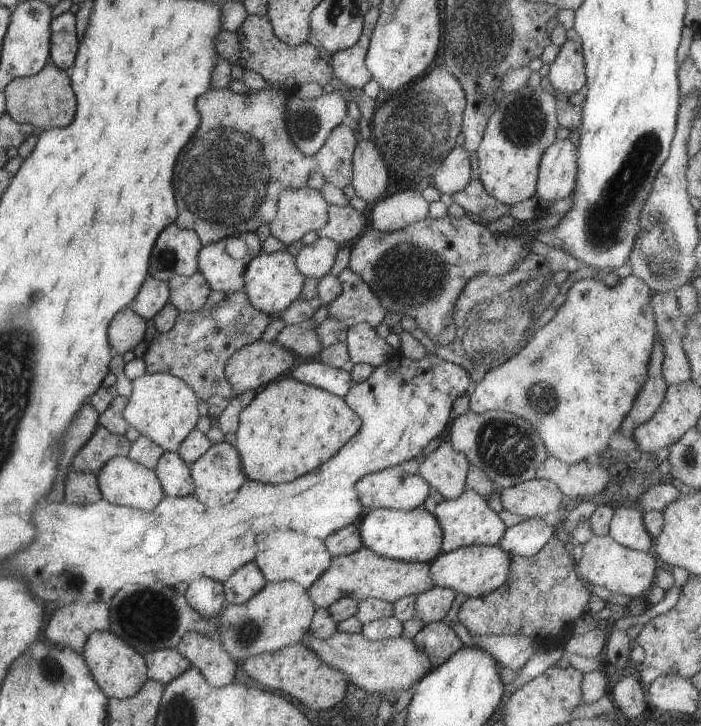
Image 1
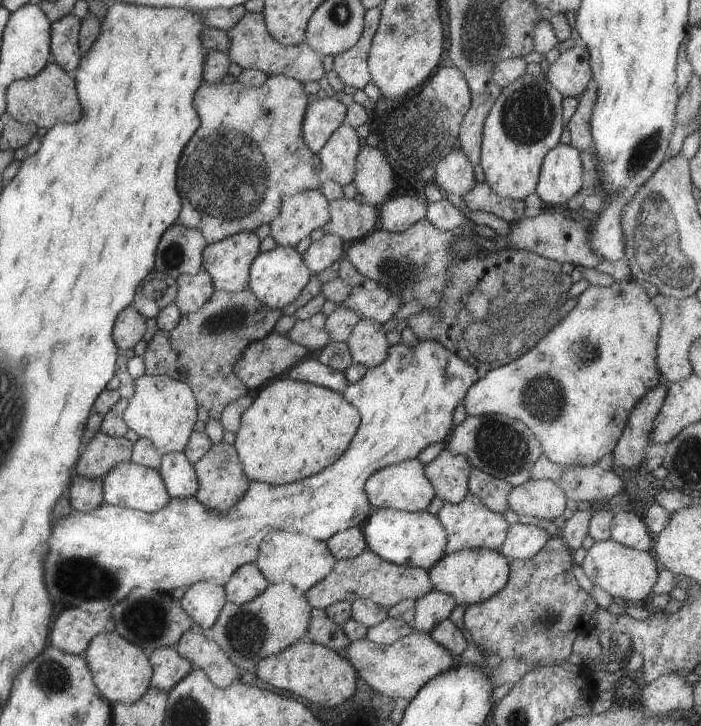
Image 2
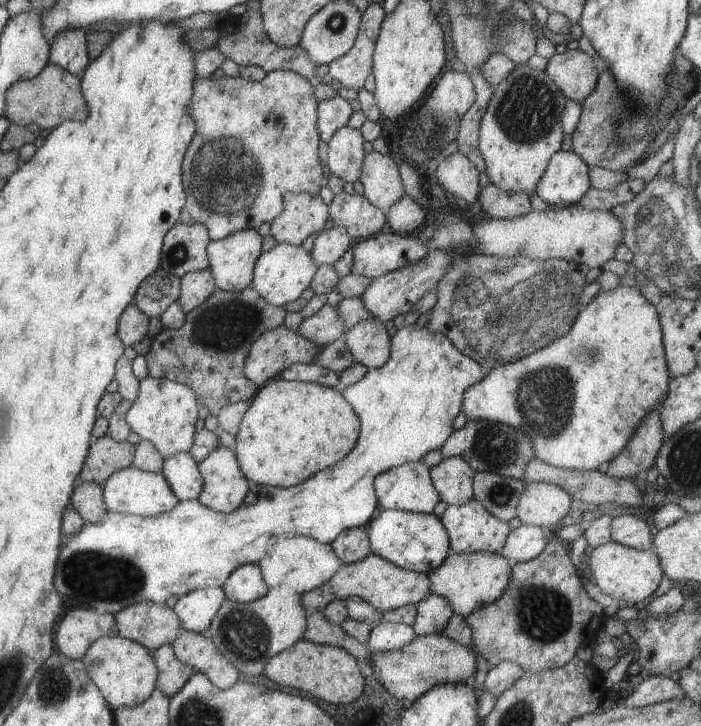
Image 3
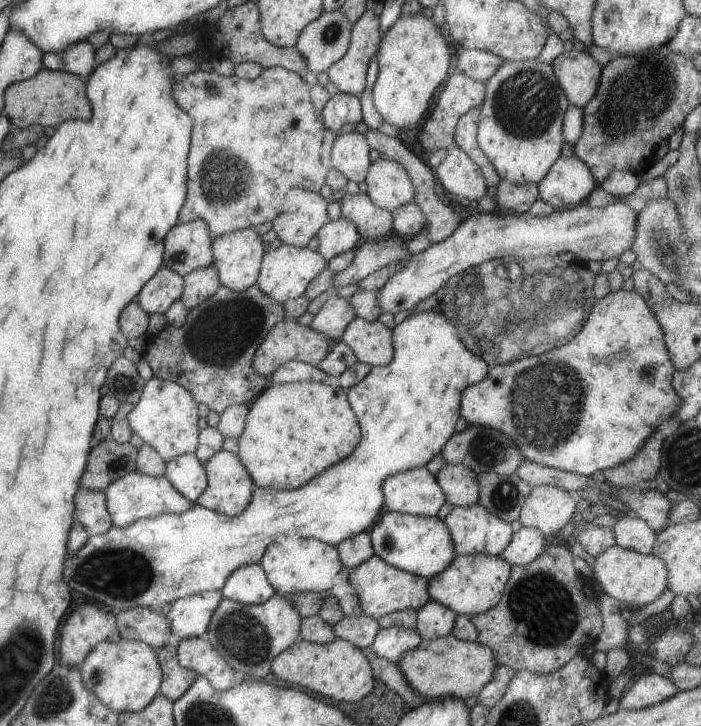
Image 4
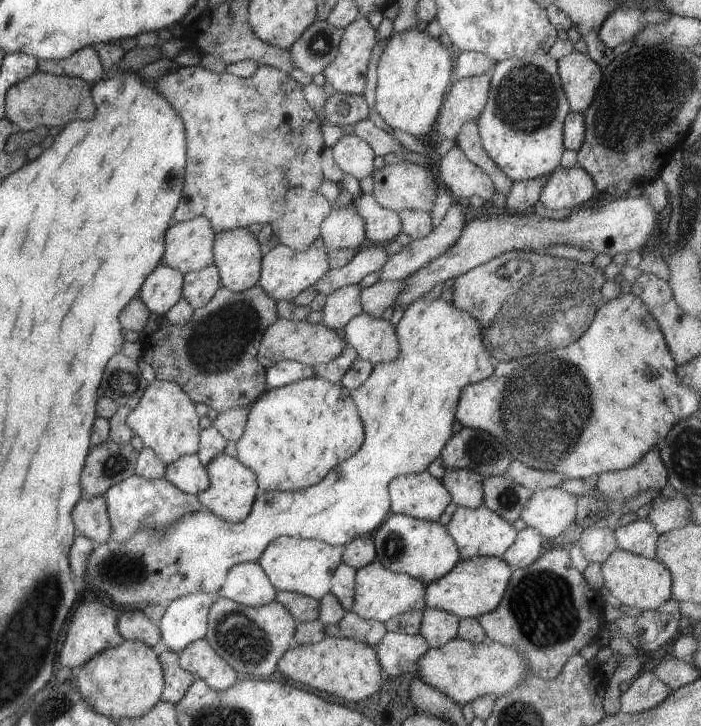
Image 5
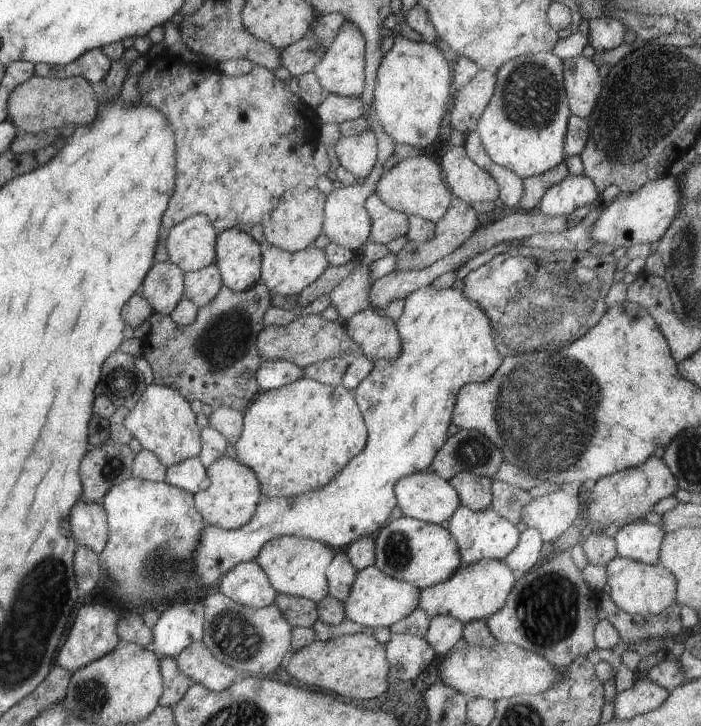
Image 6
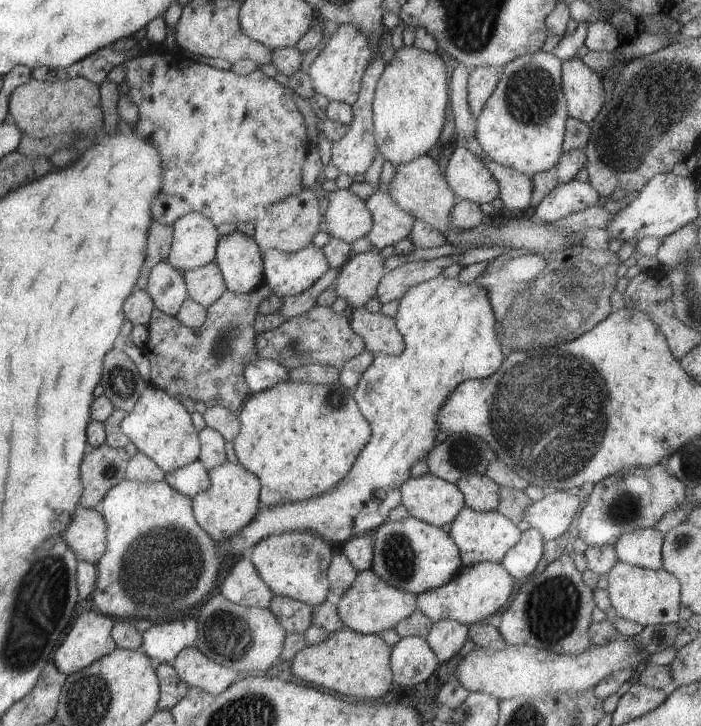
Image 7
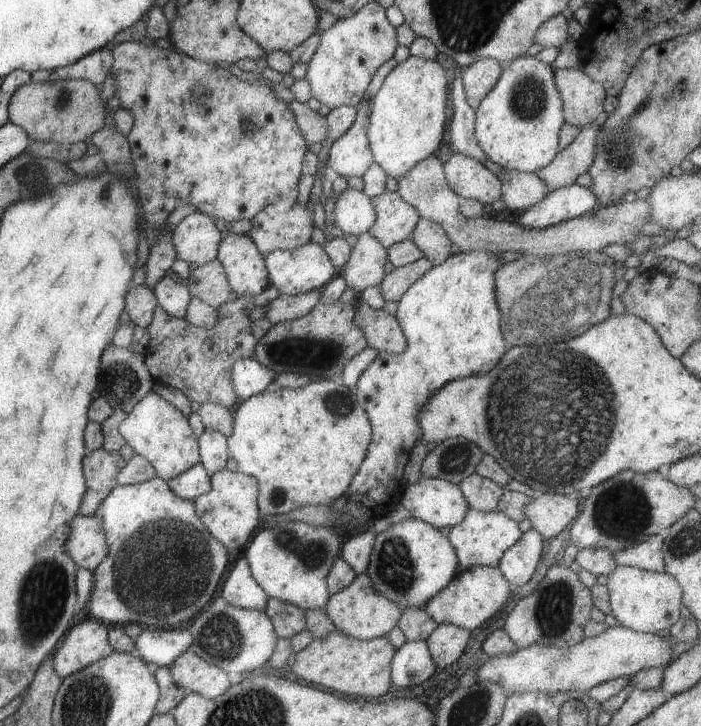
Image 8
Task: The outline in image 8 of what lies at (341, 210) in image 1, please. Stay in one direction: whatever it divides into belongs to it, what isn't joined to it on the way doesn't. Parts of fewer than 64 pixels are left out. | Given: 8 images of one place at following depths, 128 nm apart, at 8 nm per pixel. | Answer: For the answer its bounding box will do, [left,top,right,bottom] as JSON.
[368,190,420,248]

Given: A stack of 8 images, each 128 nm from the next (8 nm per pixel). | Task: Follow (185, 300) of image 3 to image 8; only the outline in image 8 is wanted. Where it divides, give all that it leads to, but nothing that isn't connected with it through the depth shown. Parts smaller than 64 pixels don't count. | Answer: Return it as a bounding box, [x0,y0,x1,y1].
[187,258,233,309]

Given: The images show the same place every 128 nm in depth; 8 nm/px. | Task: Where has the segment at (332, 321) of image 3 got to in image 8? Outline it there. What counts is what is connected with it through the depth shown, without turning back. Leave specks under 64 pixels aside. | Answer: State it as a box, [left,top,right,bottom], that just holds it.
[338,232,387,292]

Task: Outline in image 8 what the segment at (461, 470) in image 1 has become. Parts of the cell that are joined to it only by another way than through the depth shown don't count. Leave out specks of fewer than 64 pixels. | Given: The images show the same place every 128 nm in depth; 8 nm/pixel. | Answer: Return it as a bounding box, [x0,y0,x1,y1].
[457,472,503,513]

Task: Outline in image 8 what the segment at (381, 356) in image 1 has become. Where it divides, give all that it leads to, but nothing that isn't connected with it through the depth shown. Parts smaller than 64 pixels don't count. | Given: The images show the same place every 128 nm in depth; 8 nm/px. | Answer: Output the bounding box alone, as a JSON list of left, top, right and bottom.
[353,304,406,353]

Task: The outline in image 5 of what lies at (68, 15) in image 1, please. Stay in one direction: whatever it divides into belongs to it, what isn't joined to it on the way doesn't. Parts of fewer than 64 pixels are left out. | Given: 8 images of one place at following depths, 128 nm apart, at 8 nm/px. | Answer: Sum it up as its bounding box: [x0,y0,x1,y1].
[36,46,104,85]

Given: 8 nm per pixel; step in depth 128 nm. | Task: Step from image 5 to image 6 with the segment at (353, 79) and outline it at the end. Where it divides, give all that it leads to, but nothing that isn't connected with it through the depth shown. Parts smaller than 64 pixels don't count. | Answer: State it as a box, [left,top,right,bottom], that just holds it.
[313,21,364,97]

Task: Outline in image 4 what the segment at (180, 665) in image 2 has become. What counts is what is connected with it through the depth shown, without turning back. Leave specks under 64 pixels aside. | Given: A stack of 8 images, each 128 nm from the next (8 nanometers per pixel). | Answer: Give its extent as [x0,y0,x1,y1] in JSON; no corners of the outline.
[156,642,196,701]

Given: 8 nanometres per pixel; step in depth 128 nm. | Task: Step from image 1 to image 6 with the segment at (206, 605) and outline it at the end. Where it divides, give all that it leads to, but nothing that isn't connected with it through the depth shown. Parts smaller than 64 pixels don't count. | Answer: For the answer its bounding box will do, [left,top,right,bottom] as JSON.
[151,602,203,658]

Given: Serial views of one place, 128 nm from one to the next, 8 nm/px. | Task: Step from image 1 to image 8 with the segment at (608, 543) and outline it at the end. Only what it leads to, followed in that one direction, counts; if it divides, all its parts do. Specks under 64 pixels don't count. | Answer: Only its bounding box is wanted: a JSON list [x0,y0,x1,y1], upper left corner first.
[606,565,682,634]

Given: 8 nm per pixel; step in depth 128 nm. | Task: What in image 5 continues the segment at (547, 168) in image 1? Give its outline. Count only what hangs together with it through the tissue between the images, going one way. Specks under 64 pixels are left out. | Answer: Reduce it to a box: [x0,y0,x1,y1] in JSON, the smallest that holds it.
[540,164,595,210]

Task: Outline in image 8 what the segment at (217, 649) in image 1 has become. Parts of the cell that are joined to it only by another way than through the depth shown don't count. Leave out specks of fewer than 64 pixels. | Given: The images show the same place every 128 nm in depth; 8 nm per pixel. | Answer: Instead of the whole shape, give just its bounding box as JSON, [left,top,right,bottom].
[169,650,231,699]

